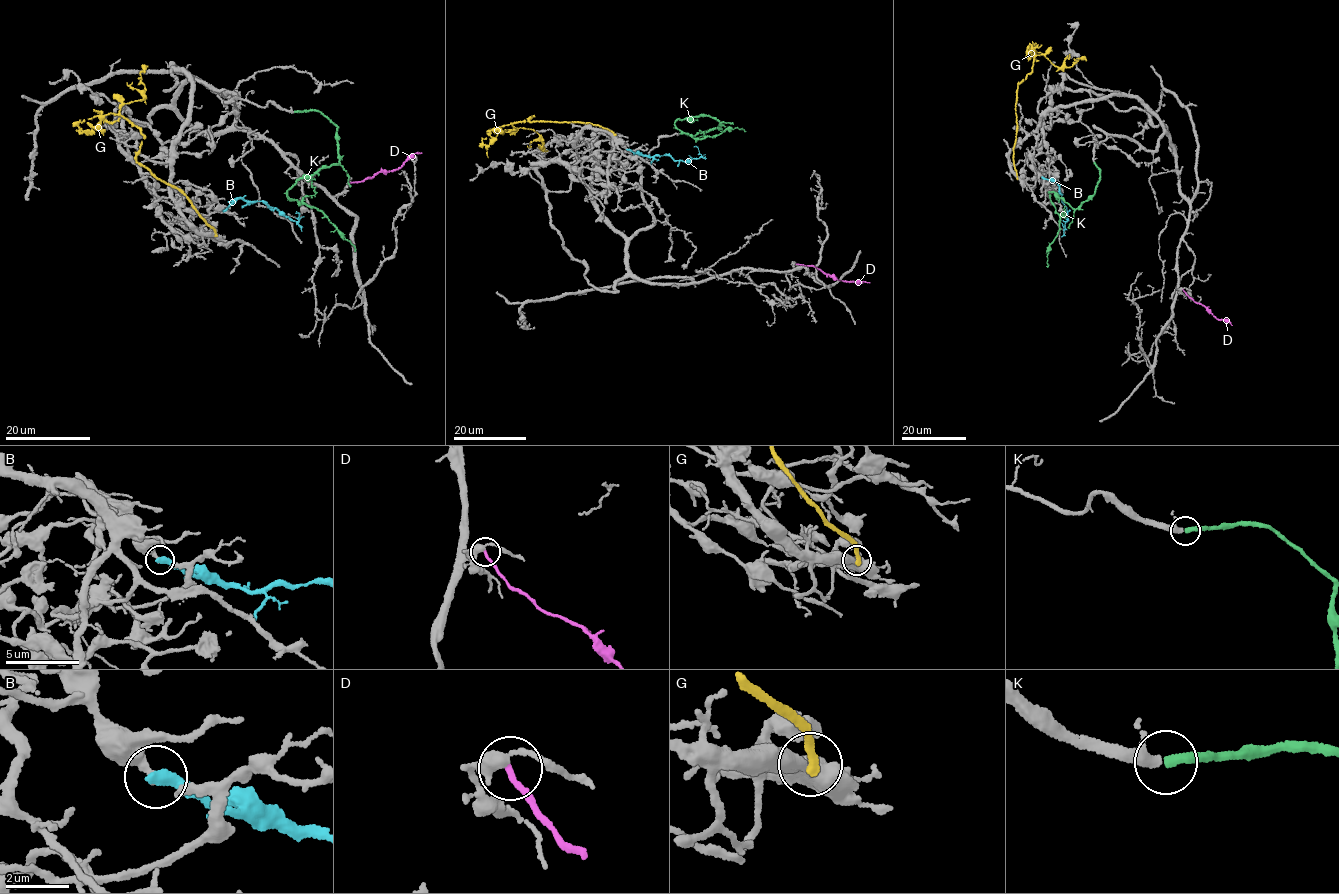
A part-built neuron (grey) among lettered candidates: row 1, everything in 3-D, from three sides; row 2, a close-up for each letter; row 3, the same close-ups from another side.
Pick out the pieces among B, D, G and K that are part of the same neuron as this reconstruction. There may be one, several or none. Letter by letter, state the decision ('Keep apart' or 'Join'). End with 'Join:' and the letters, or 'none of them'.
B: Keep apart
D: Keep apart
G: Keep apart
K: Join
Join: K

